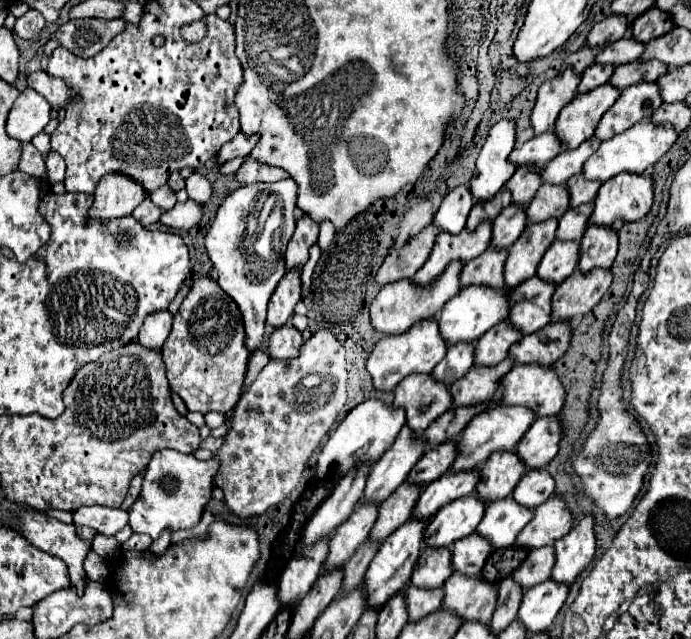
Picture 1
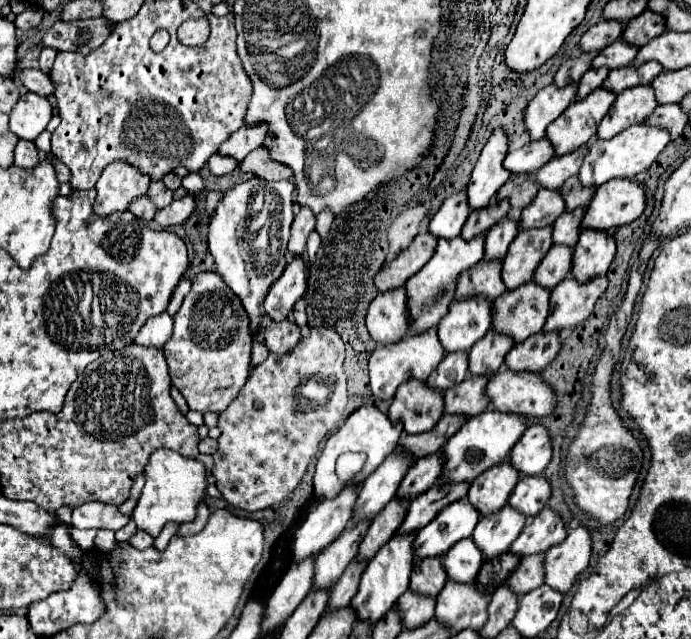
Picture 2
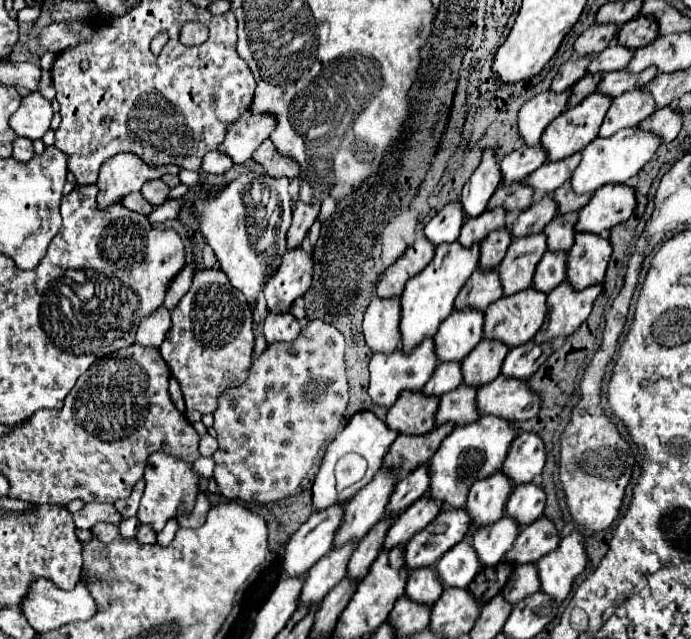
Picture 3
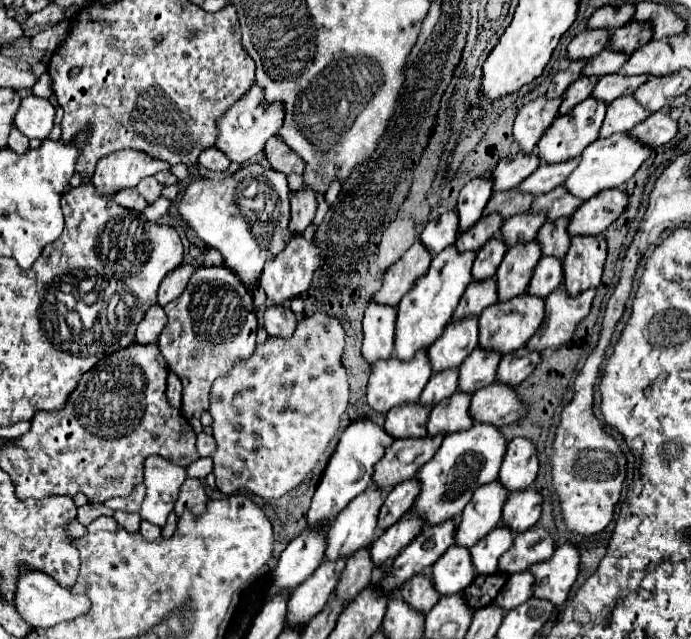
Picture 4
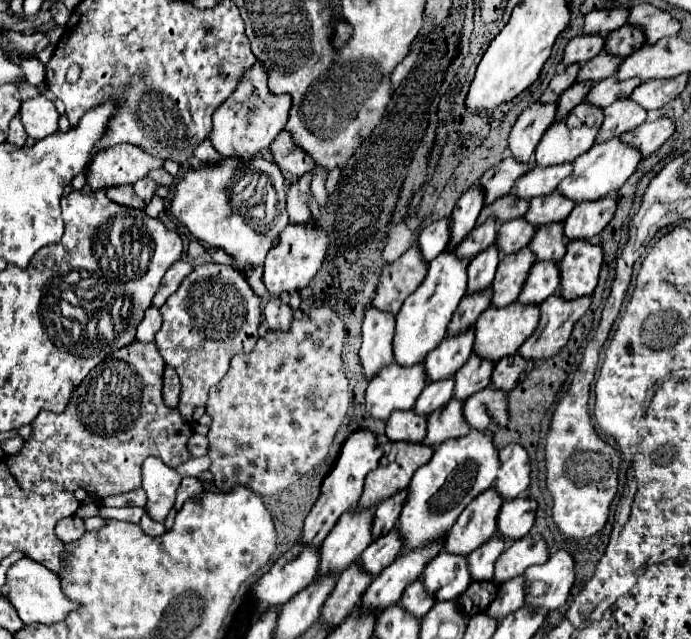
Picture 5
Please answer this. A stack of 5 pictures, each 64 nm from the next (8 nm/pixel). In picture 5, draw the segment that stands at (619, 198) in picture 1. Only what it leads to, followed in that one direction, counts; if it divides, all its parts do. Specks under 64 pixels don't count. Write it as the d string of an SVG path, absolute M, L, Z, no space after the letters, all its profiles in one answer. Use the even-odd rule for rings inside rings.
M604 196L592 202L576 204L570 216L564 220L564 234L568 240L590 240L592 236L600 234L608 222L614 218L618 200Z

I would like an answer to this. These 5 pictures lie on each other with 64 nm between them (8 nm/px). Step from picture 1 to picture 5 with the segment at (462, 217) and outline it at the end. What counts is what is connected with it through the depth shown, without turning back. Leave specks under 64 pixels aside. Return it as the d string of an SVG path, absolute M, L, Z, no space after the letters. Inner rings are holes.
M442 218L428 224L418 236L418 246L426 262L434 260L440 252L444 252L448 242L450 242L450 218Z

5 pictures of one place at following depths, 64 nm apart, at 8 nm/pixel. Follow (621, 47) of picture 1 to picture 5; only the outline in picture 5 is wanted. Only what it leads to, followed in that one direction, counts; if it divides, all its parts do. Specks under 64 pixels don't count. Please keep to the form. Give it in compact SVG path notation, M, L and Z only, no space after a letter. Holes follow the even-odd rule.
M600 52L596 58L588 60L582 68L580 68L580 74L578 74L578 82L584 82L584 80L602 80L602 78L608 78L608 76L614 76L618 66L622 64L622 58L620 56L612 56L608 52Z

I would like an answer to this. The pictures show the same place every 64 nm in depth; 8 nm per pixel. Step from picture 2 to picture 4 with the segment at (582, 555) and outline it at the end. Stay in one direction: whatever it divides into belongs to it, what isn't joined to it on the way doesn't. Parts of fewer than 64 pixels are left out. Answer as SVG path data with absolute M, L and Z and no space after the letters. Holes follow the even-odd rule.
M566 542L556 548L552 558L530 566L530 570L536 578L534 596L560 606L566 602L580 572L580 552L572 542Z

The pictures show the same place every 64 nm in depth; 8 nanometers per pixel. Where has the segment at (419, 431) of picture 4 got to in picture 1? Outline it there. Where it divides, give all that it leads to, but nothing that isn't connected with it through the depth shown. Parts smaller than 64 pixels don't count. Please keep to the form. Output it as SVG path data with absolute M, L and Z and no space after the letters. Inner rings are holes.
M410 374L404 382L400 382L400 386L396 386L394 396L394 406L402 406L406 410L406 424L416 432L426 430L440 414L452 408L452 394L448 386L436 382L430 374Z

